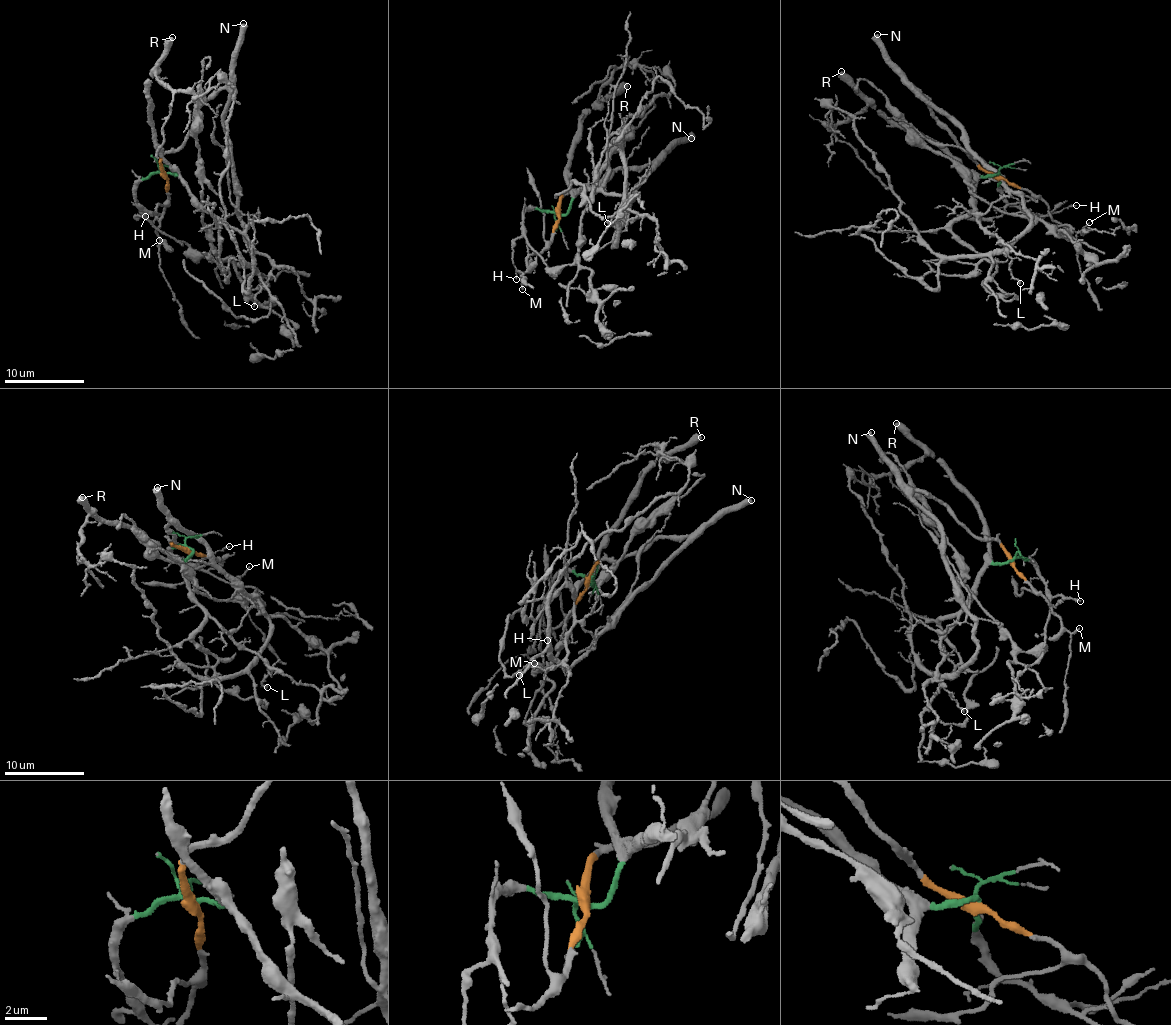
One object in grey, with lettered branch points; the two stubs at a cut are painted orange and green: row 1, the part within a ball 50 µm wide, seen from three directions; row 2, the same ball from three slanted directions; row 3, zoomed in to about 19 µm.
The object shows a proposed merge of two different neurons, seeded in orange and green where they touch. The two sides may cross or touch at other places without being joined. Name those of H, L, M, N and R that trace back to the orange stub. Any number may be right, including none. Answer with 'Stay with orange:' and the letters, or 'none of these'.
Stay with orange: M, N

